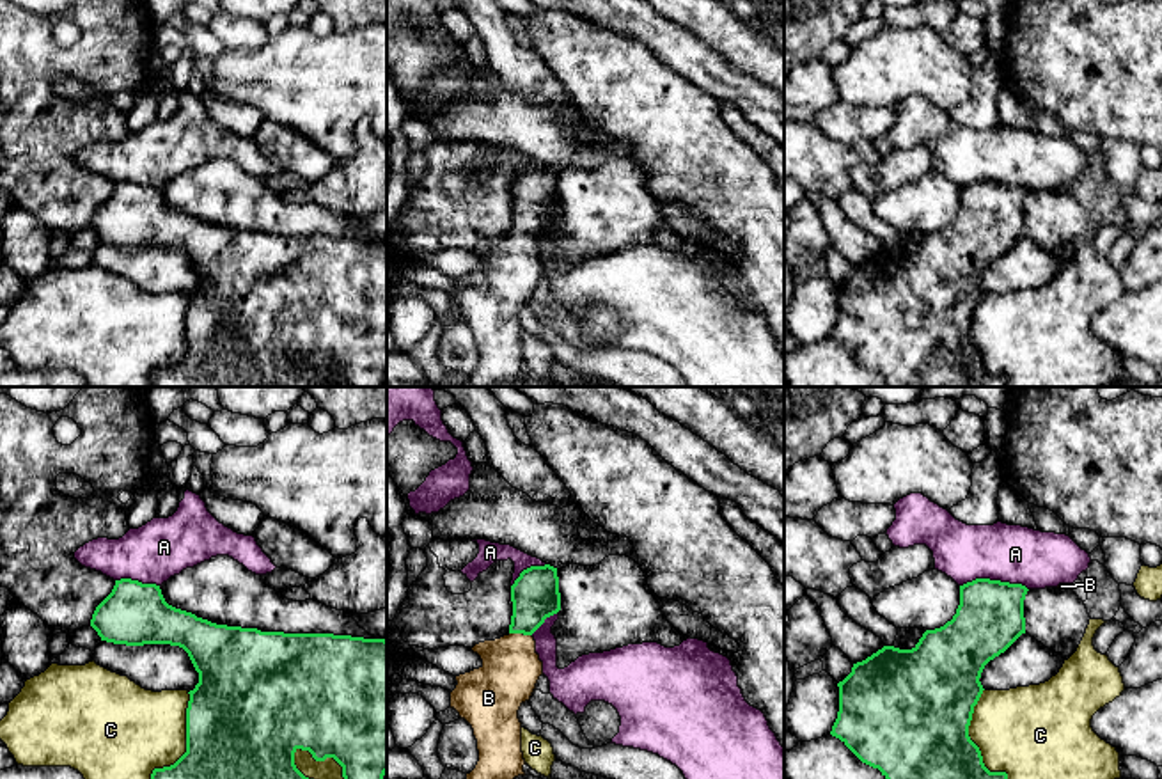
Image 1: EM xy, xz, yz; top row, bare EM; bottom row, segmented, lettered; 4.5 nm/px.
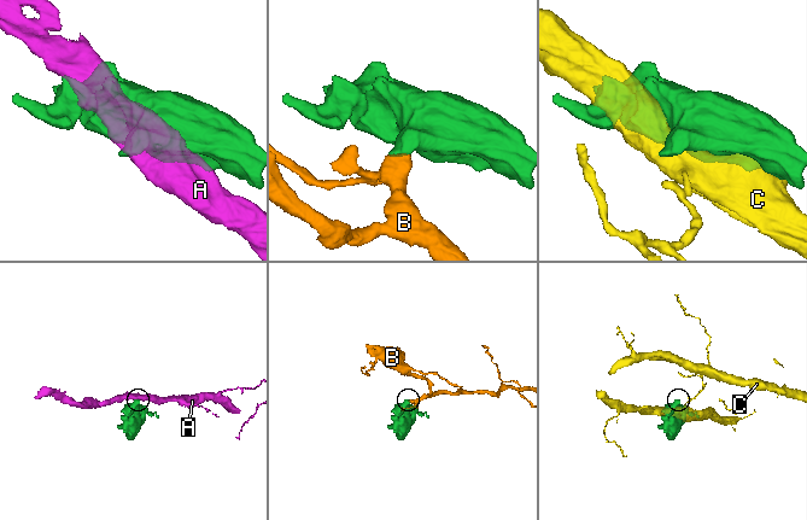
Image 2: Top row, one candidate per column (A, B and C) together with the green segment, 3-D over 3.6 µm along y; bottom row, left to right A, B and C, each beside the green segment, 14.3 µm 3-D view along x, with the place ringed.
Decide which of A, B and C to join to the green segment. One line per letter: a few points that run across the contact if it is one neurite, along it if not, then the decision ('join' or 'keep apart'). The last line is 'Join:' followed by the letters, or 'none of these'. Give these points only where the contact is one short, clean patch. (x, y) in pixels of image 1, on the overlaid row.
A: yz (960, 584), (976, 579), (999, 579), (1020, 582), (1028, 590) | keep apart
B: xz (534, 595), (520, 632), (511, 668) | join
C: keep apart
Join: B

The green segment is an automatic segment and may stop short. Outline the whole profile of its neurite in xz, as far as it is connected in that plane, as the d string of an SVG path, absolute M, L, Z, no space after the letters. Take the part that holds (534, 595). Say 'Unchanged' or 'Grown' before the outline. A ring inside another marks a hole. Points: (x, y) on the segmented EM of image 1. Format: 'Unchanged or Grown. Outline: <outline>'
Grown. Outline: M545 564L523 570L511 586L511 602L513 616L509 633L495 641L475 644L472 651L481 657L483 665L456 676L458 685L451 692L451 708L472 726L477 740L479 761L475 768L467 774L467 779L514 779L525 775L518 710L530 699L543 674L543 662L536 653L532 633L546 618L561 610L557 568Z

